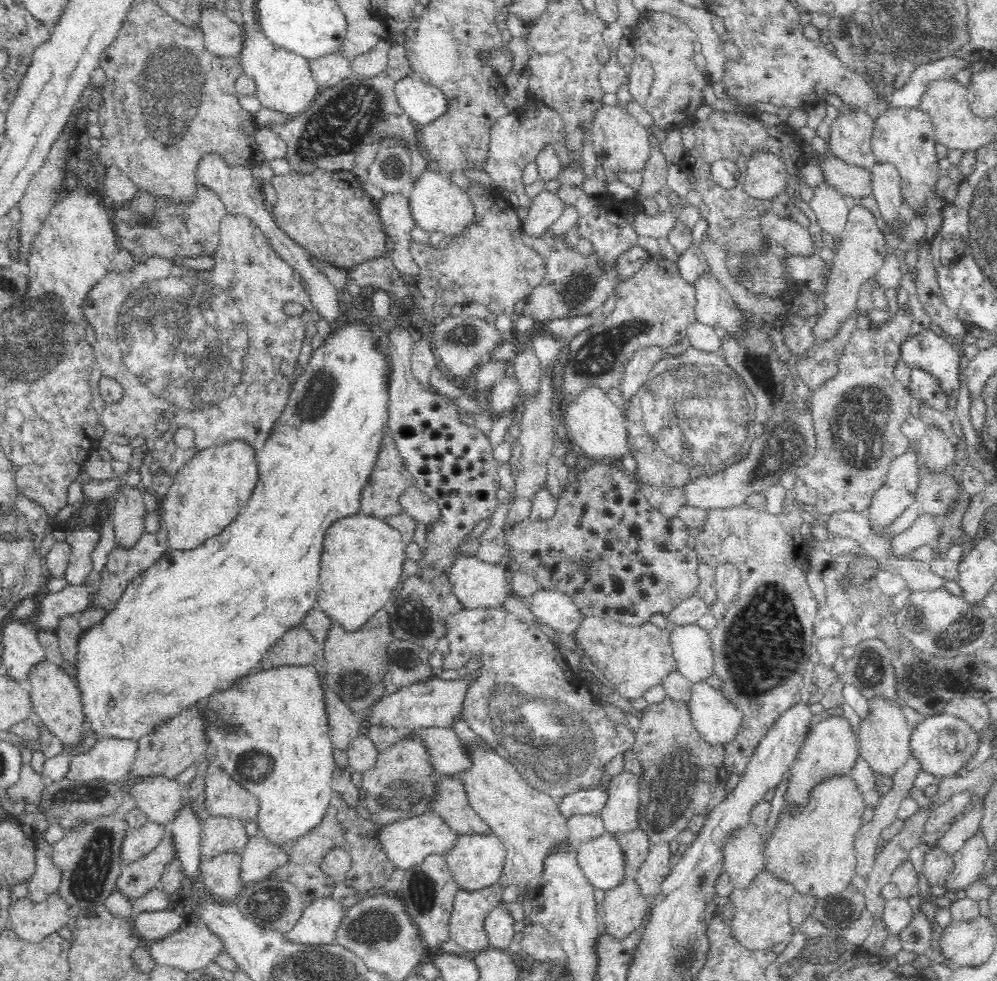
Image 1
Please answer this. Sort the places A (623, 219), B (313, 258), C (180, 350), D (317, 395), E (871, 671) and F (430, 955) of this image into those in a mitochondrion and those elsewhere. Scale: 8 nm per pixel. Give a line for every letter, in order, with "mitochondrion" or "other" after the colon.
A: other
B: other
C: mitochondrion
D: mitochondrion
E: mitochondrion
F: other

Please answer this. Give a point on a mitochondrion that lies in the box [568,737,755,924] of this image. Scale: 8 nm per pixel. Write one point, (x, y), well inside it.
(672, 782)

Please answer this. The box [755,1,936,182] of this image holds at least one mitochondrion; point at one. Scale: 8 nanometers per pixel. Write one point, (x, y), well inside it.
(868, 52)

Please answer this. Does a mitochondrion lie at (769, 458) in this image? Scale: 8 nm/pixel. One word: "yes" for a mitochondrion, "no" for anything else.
yes

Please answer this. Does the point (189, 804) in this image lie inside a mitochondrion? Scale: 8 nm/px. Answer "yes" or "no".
no

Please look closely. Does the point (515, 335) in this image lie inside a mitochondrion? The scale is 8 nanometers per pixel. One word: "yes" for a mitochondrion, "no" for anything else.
no

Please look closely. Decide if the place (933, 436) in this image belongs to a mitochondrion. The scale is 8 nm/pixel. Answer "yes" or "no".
no

